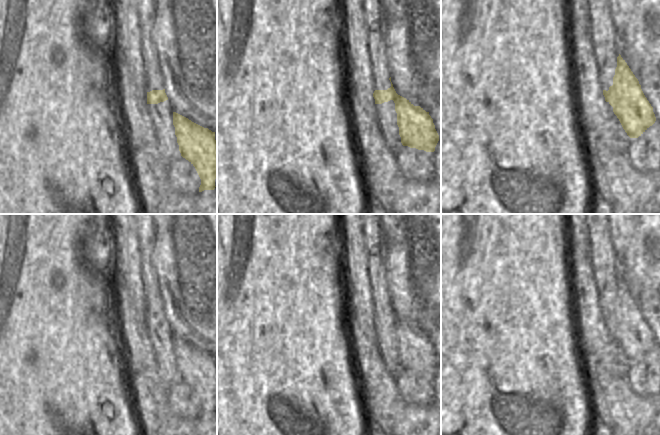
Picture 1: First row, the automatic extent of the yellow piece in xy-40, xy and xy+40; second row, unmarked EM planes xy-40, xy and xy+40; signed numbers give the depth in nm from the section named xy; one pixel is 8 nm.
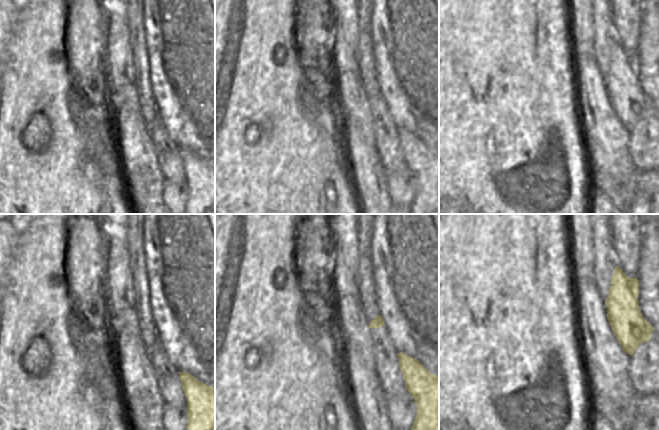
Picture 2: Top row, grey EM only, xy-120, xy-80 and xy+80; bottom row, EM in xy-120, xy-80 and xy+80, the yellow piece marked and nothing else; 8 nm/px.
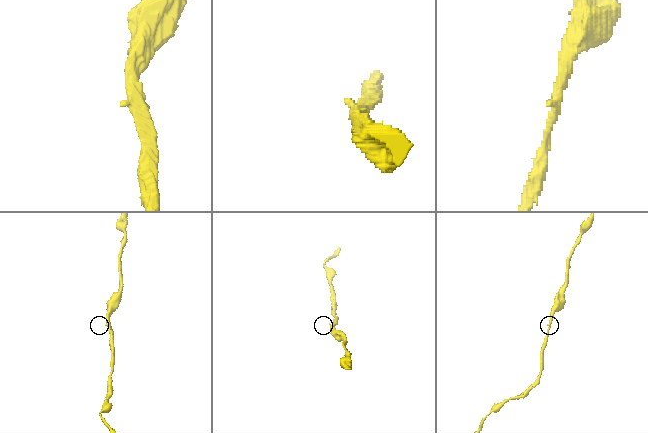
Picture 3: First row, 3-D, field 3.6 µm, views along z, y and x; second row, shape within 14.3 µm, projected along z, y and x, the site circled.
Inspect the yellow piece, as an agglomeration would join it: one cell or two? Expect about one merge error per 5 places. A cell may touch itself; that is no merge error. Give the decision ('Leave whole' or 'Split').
Leave whole

